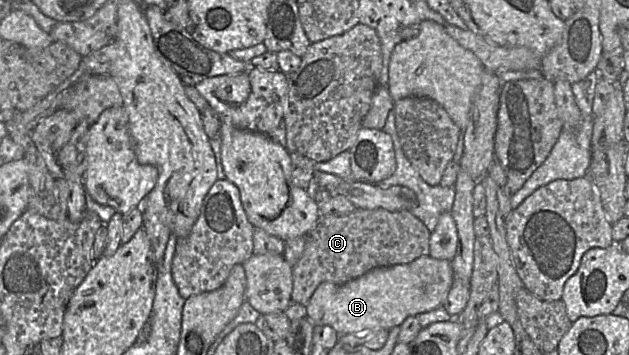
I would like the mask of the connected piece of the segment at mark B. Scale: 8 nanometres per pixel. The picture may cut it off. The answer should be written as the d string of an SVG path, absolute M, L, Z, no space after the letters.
M429 255L408 264L378 267L344 284L321 283L305 305L307 318L328 325L339 335L390 330L407 317L442 307L454 281L451 261Z

